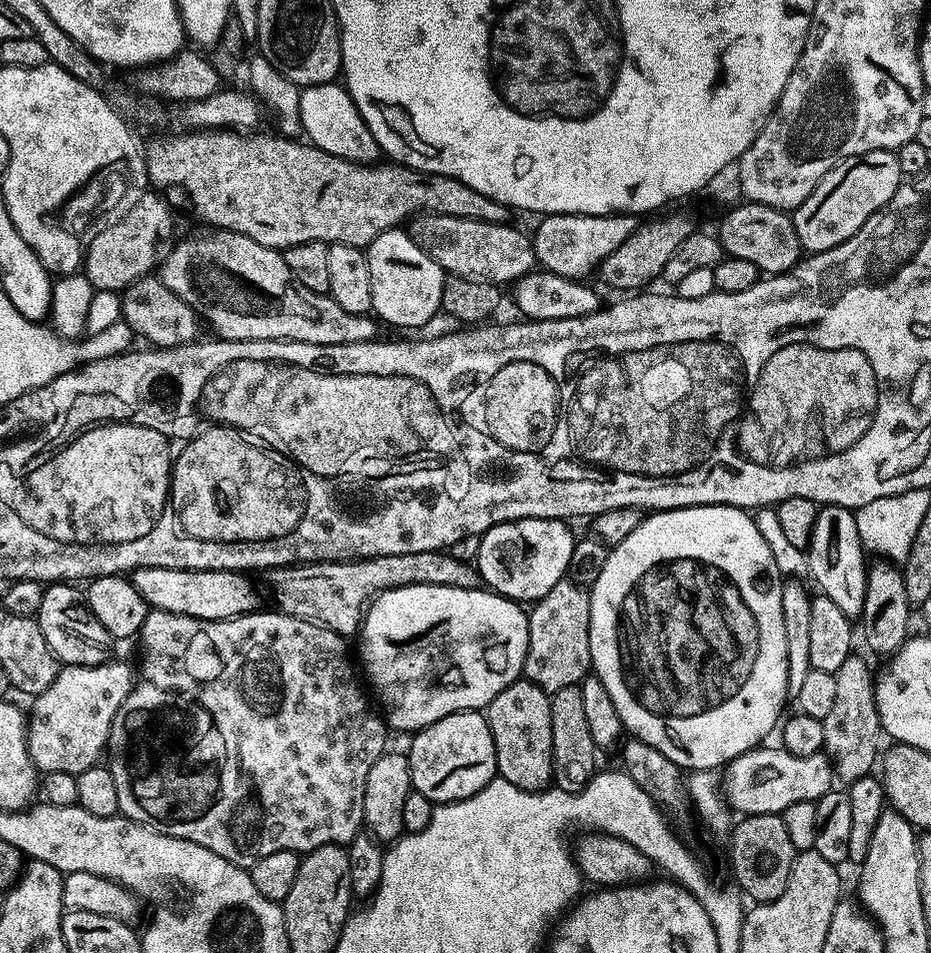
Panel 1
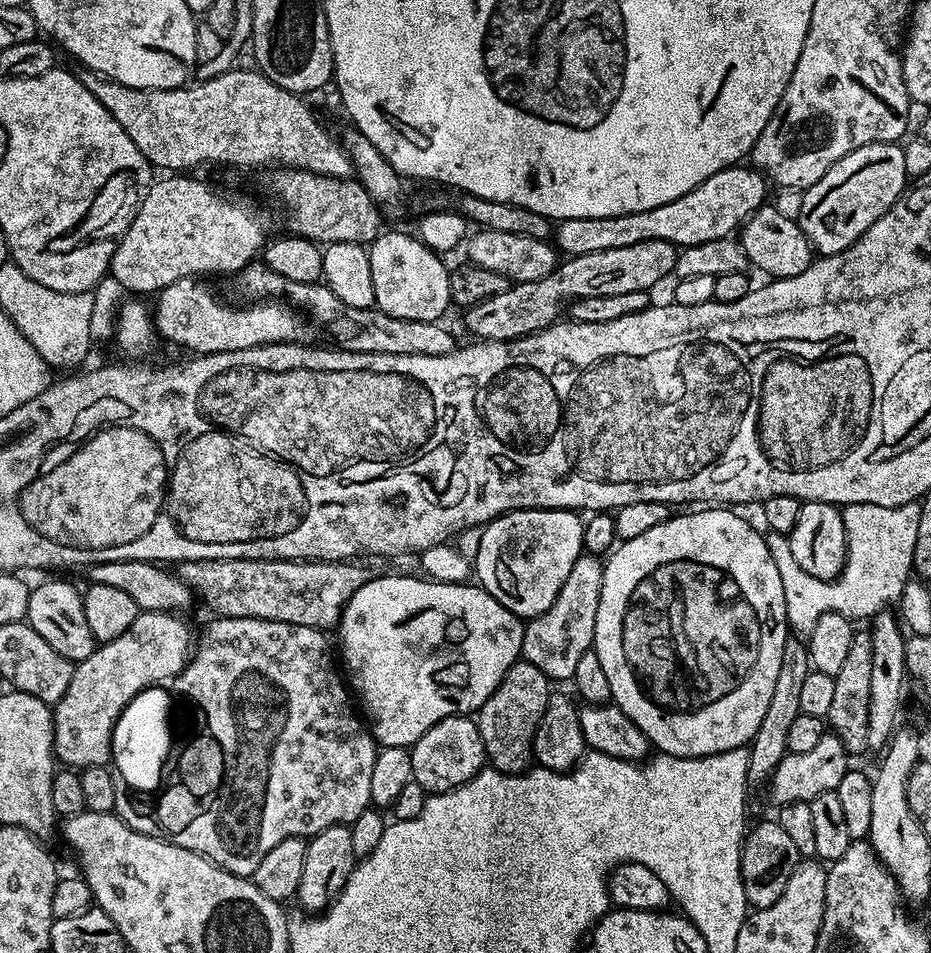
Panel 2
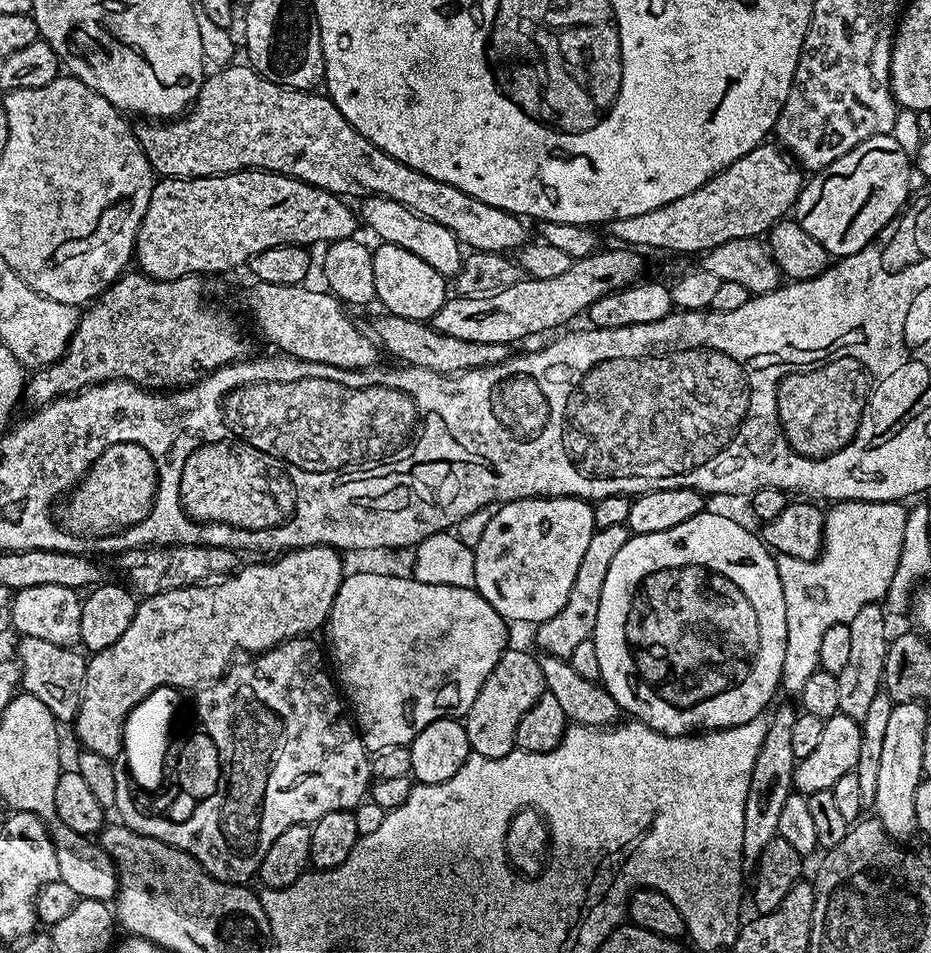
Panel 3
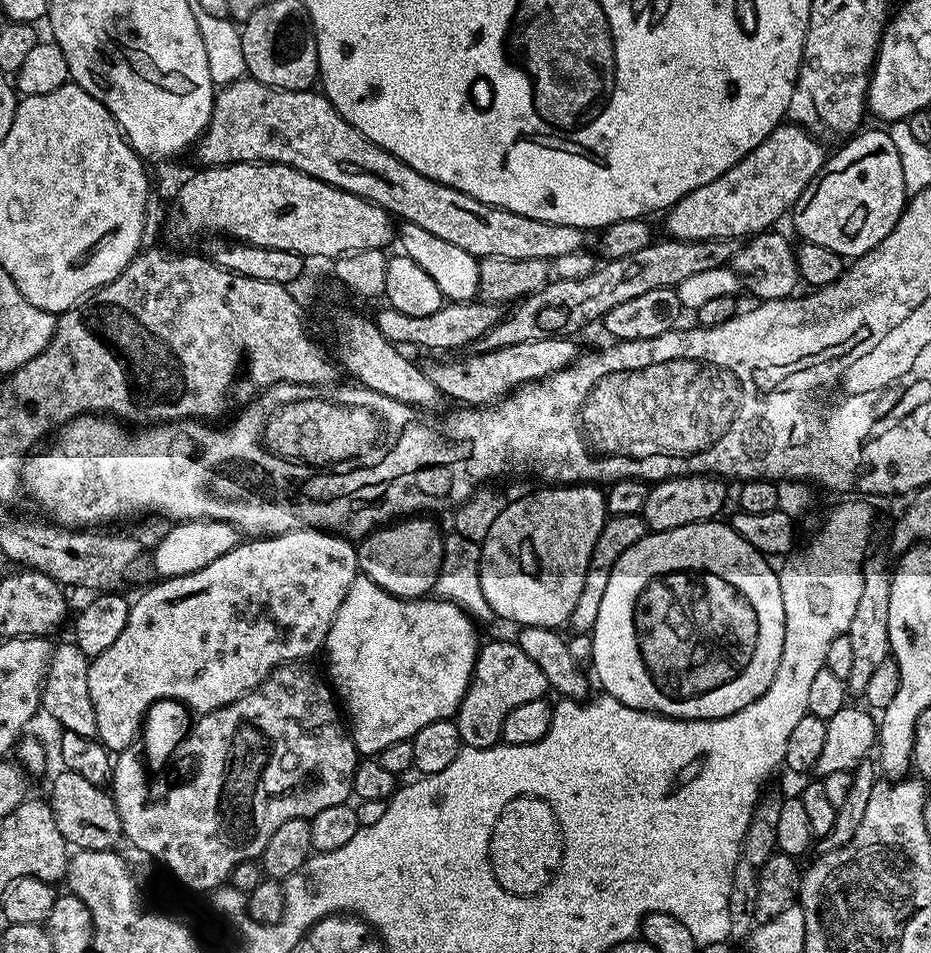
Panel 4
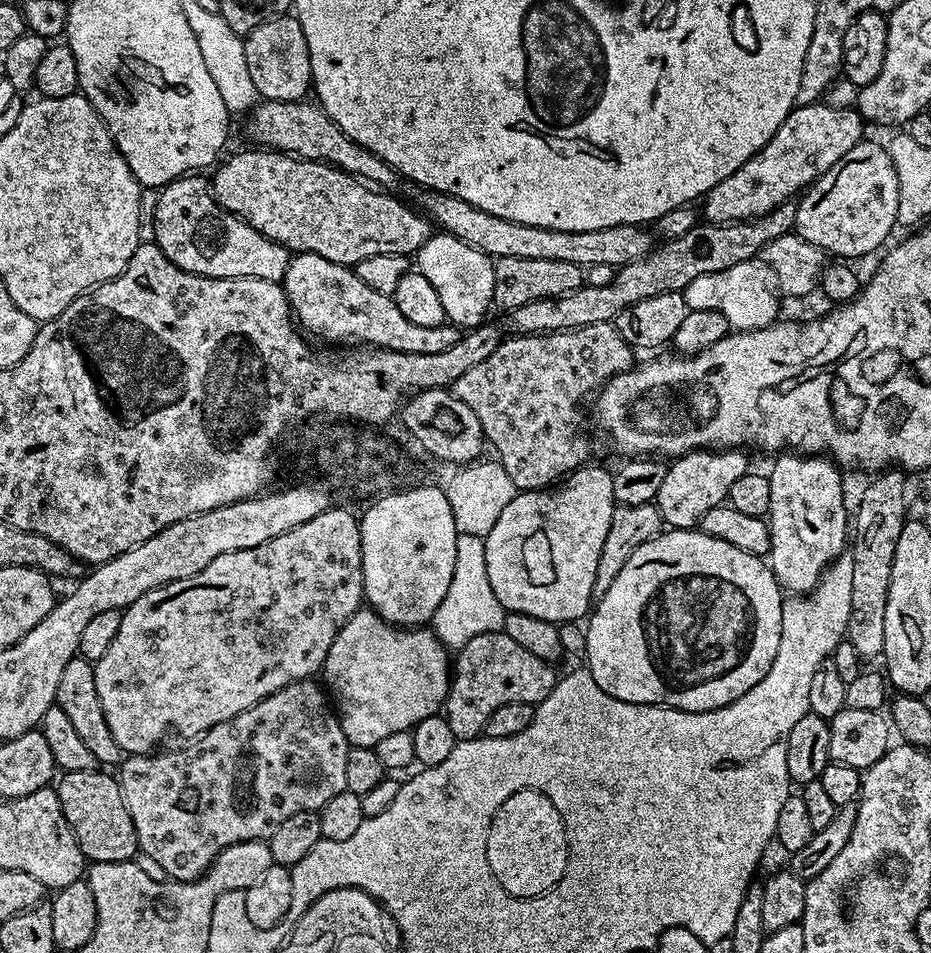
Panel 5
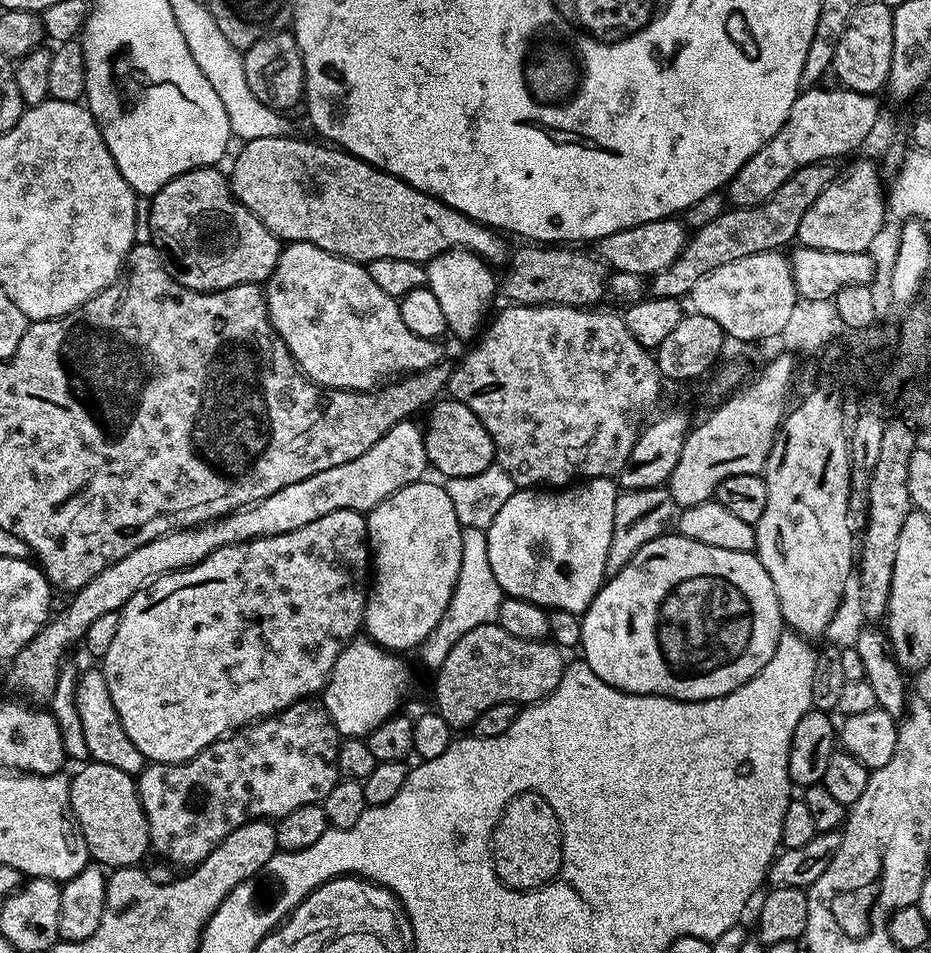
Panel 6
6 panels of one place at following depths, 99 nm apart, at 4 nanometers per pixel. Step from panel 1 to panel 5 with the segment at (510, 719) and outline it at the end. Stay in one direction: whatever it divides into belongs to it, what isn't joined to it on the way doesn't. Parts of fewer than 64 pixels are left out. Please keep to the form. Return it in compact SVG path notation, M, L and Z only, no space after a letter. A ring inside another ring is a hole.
M504 631L472 638L455 653L452 683L442 709L457 740L477 739L484 731L486 718L490 718L498 706L506 706L506 702L526 702L535 706L547 698L558 679L558 672L552 666L549 661L538 658L538 654L530 654L530 650L518 646L518 642Z

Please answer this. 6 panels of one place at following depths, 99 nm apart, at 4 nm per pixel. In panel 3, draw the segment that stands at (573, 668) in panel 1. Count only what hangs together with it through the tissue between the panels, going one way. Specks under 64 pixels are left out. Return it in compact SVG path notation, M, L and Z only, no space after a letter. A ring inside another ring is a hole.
M627 524L597 528L590 538L590 546L586 546L586 554L582 554L582 562L578 565L578 574L574 578L574 586L570 586L570 598L566 598L566 606L554 614L554 618L546 618L535 625L536 644L545 656L571 660L576 647L581 642L592 639L592 632L598 622L598 602L602 602L602 585L606 582L606 573L610 570L610 562L614 562L614 554L626 546L629 538Z

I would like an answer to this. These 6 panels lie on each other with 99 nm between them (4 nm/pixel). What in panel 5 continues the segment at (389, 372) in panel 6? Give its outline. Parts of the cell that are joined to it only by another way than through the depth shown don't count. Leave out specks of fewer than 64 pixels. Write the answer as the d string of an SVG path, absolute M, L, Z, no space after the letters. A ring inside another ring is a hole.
M295 253L289 259L282 283L294 319L309 337L356 340L352 342L360 346L389 348L406 354L438 354L454 346L462 335L461 329L447 322L438 326L414 326L414 322L408 321L402 310L398 310L391 296L370 290L349 265L330 262L330 258L322 258L322 254Z

